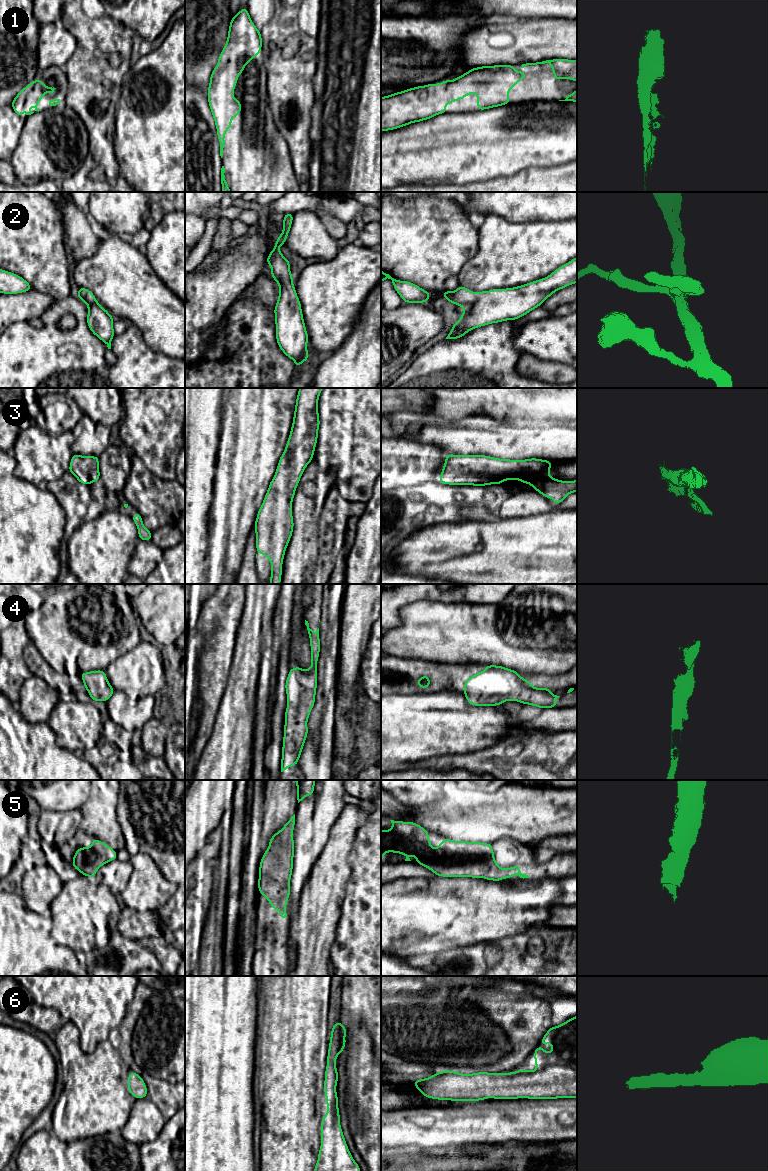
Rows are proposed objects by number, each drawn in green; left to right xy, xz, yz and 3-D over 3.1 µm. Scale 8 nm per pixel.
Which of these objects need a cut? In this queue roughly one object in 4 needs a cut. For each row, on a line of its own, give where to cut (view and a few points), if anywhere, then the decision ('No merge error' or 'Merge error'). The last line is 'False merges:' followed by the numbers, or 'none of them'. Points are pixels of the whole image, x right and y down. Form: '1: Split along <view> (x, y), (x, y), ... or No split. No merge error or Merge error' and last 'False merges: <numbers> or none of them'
1: No split. No merge error
2: No split. No merge error
3: No split. No merge error
4: No split. No merge error
5: No split. No merge error
6: No split. No merge error
False merges: none of them

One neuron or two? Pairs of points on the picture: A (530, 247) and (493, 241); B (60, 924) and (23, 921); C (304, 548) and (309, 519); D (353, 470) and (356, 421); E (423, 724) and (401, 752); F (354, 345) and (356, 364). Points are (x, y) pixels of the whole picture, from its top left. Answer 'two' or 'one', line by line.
A: one
B: two
C: one
D: one
E: one
F: one

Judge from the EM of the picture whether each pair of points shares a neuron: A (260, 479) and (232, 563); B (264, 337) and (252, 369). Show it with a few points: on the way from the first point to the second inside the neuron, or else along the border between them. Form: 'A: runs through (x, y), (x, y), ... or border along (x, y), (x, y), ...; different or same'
A: runs through (239, 500), (235, 504), (232, 513), (232, 542); same
B: runs through (256, 345), (252, 349), (252, 361); same

